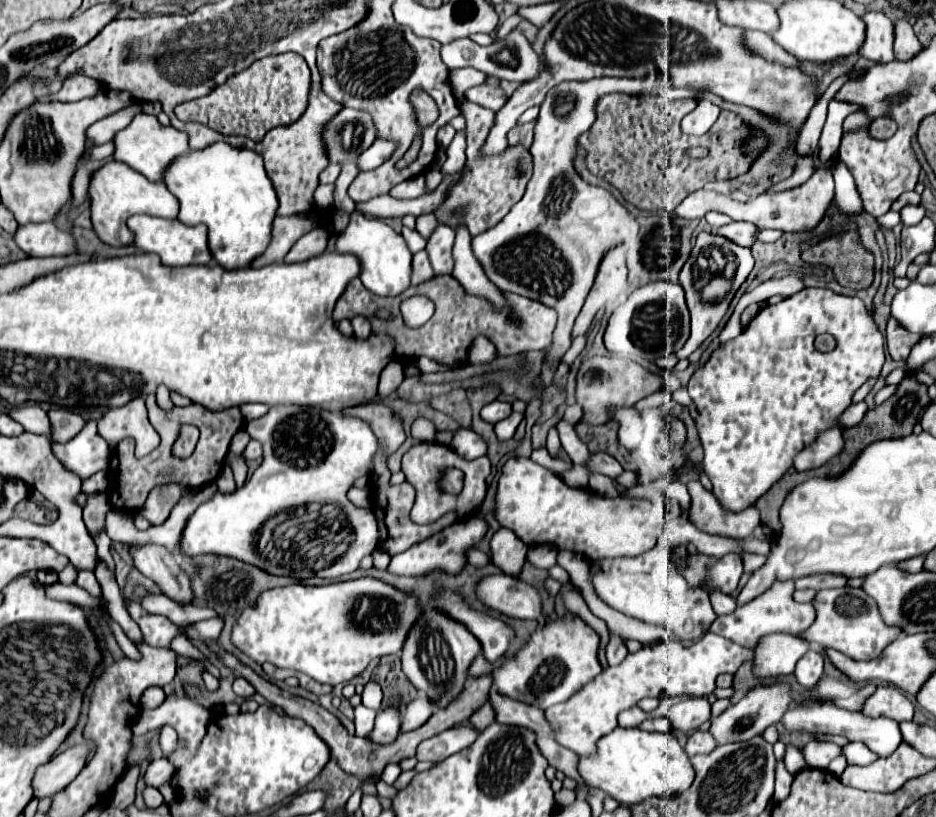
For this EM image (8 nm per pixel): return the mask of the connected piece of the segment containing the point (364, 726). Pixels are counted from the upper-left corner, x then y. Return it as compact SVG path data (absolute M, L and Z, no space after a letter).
M357 705L357 707L353 707L353 713L355 713L353 723L355 723L357 735L359 737L365 737L373 729L373 721L375 721L377 711L373 711L373 709L365 707L365 705Z

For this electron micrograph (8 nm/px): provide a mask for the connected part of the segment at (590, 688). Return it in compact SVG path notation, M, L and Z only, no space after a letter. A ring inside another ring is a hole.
M705 633L699 641L695 641L689 647L683 647L679 641L659 641L653 645L645 645L641 651L637 653L629 653L619 665L615 667L607 667L605 671L601 671L583 691L579 691L577 695L573 695L573 699L559 703L555 707L549 707L545 711L545 719L551 723L553 727L553 737L557 743L561 743L563 747L575 751L577 755L589 755L593 753L593 745L599 737L603 737L605 733L611 733L617 727L617 715L633 705L637 705L639 699L643 697L675 697L675 695L711 695L715 689L715 679L721 673L735 673L743 661L751 661L753 653L751 649L741 649L741 645L733 645L733 641L725 639L725 637L717 637L715 633Z

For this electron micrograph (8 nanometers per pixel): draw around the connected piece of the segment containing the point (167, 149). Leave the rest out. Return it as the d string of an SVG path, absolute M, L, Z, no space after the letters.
M137 113L131 119L131 123L113 137L113 143L115 143L115 151L113 151L115 161L121 161L121 163L129 165L137 173L145 175L149 181L161 181L163 169L177 155L183 155L183 153L189 151L185 133L181 133L181 131L177 131L173 127L163 127L157 121L155 115L147 115L147 113Z

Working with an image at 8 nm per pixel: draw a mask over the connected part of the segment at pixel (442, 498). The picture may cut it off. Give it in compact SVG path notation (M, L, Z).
M417 443L415 447L411 447L401 461L401 471L405 473L407 481L415 487L417 497L415 497L415 505L411 509L411 519L419 525L429 525L433 521L437 521L443 513L451 511L457 507L457 497L443 493L439 487L439 479L441 479L441 471L449 469L449 467L457 467L463 469L463 473L471 473L475 471L473 461L465 461L461 457L457 457L457 453L453 453L451 447L441 445L441 443Z

